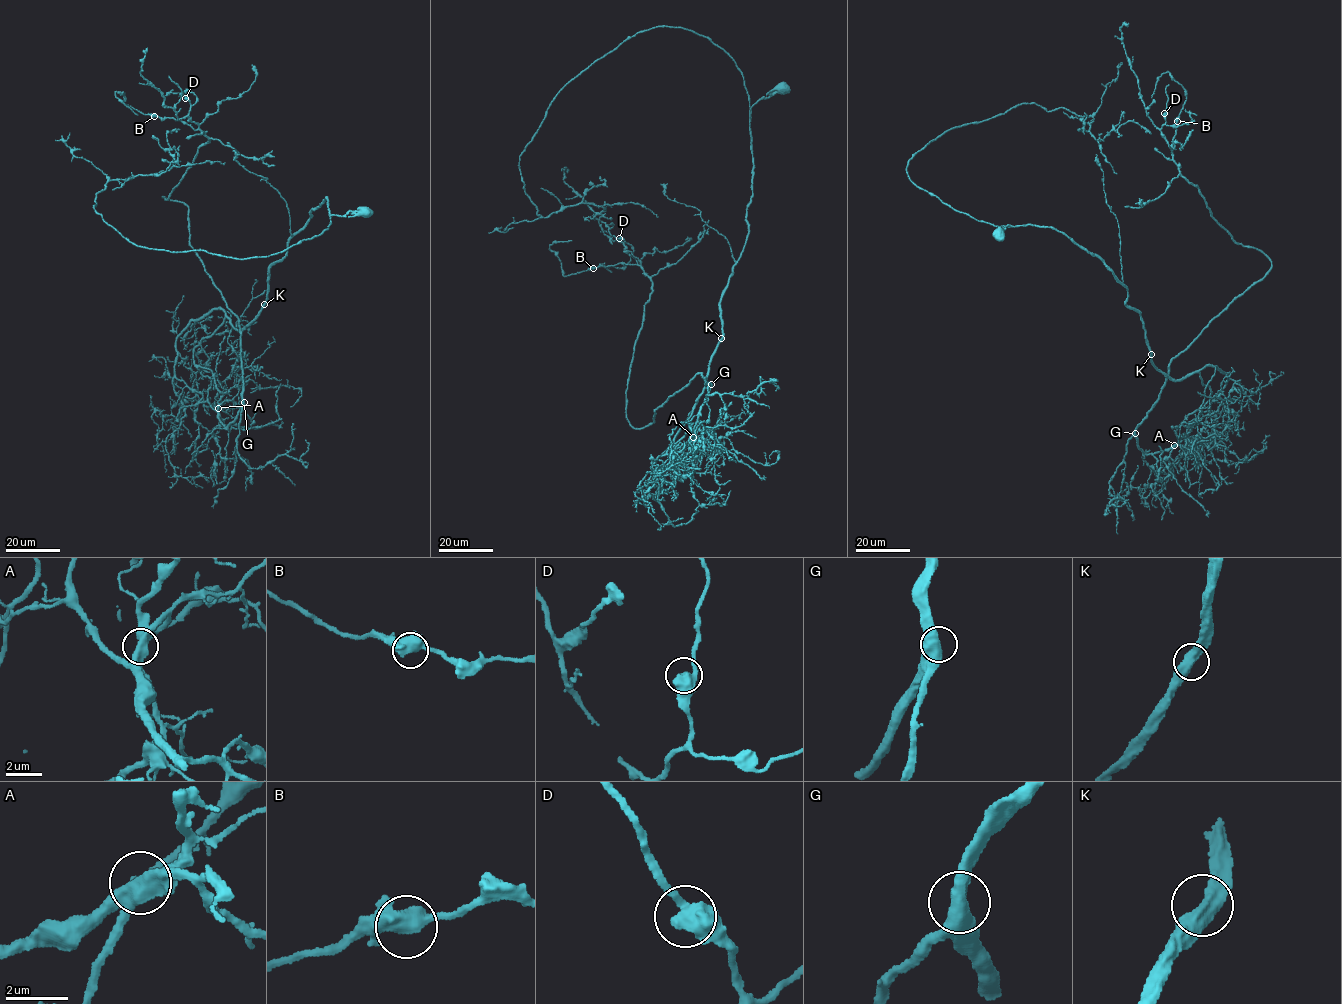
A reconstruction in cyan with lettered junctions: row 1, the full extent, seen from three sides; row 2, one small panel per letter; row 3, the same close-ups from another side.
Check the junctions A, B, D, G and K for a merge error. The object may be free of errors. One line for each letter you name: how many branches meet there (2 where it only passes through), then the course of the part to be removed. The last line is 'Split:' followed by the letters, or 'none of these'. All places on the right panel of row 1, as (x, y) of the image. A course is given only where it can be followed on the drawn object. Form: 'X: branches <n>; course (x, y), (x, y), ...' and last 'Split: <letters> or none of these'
A: branches 2; course (1174, 445), (1147, 454), (1135, 436), (1168, 365), (1271, 266), (1180, 172), (1146, 113), (1128, 23)
Split: A

